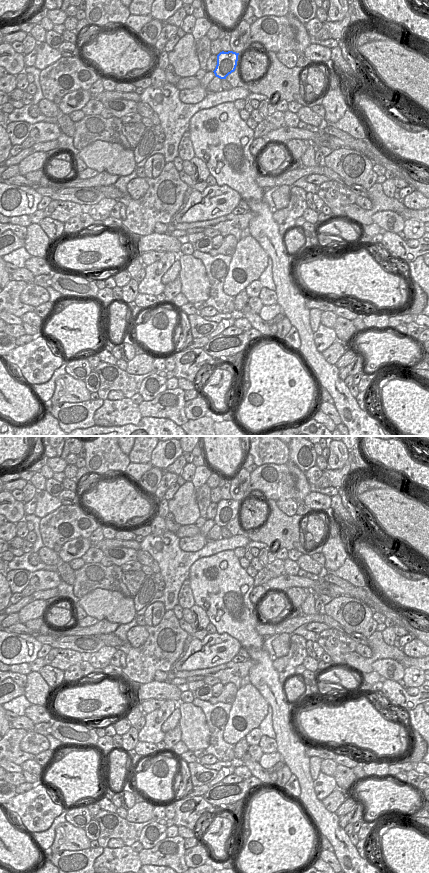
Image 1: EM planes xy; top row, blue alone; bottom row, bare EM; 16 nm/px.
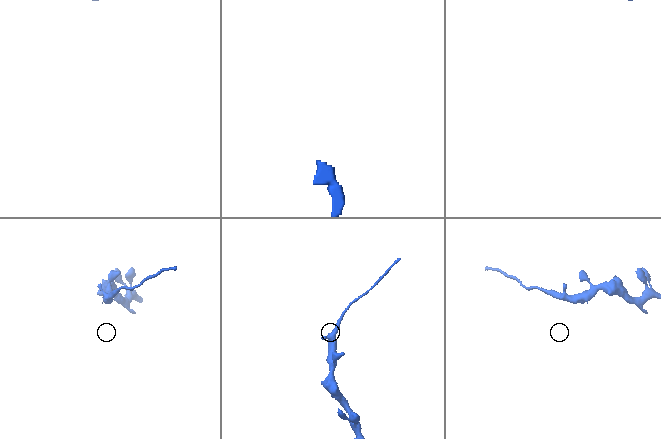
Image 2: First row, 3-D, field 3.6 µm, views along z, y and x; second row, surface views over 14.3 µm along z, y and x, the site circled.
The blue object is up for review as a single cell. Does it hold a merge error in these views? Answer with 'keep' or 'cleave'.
cleave

